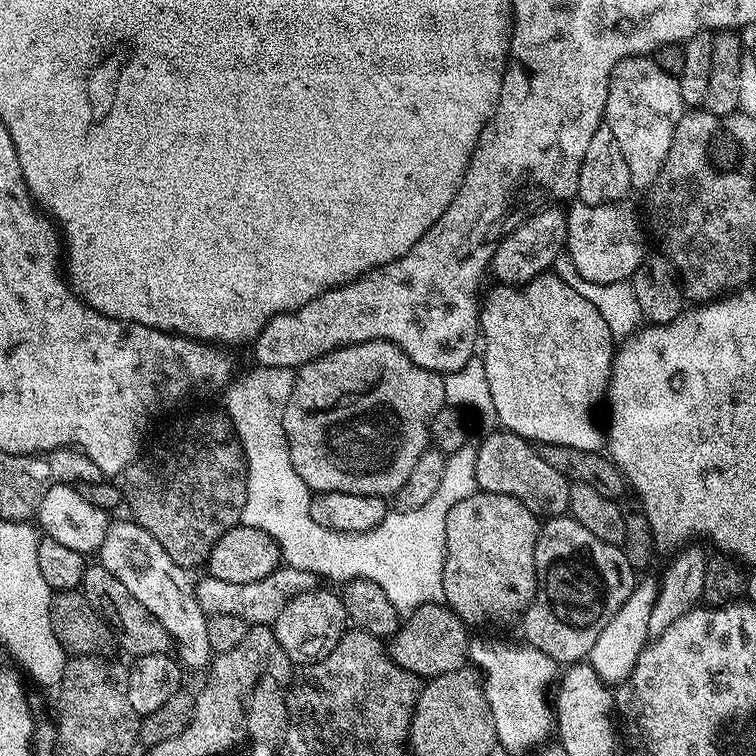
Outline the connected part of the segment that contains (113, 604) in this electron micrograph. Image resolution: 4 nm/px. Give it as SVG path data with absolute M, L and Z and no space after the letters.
M92 562L85 567L82 591L86 602L90 602L90 606L94 606L94 610L98 610L101 618L112 627L117 645L123 651L125 648L130 654L129 657L173 651L174 639L166 626L162 626L162 622L158 622L158 618L154 618L154 614L150 614L150 610L146 610L146 606L142 606L142 602L138 602L138 598L134 598L134 594L130 594L126 586L122 586L122 582L118 582L118 578L114 578L114 574L106 570L106 566Z

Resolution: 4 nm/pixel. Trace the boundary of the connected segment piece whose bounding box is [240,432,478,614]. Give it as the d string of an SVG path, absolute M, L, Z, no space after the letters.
M280 432L272 436L256 436L256 444L248 440L244 456L252 456L248 461L248 481L246 482L246 506L242 510L240 523L266 530L280 546L283 563L290 568L306 570L321 581L352 580L355 576L370 578L386 590L386 598L397 612L407 614L423 604L444 600L442 570L444 569L444 547L446 546L446 514L462 498L470 498L477 492L476 463L477 445L469 442L458 450L447 453L444 461L442 482L438 494L429 498L426 506L418 510L389 511L388 517L374 530L365 532L339 532L326 526L318 526L310 518L310 502L313 493L298 478L294 462L290 462L290 450L284 452L284 442Z

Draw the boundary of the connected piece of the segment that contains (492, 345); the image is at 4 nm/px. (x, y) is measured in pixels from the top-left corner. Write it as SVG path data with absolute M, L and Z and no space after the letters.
M555 274L535 276L519 286L501 282L495 286L480 306L480 334L486 382L490 382L490 398L494 398L499 427L529 442L601 451L606 436L592 417L592 407L605 399L608 381L612 379L614 338L610 326L606 326L602 314L589 300Z

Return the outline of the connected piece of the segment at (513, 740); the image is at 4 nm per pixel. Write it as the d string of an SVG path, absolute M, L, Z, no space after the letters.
M473 639L468 645L471 663L482 673L484 693L494 718L497 745L511 754L528 752L531 748L538 747L548 735L553 735L554 732L554 708L550 703L548 683L552 679L552 683L557 679L558 665L549 656L542 654L542 650L520 644L491 644L488 640Z

